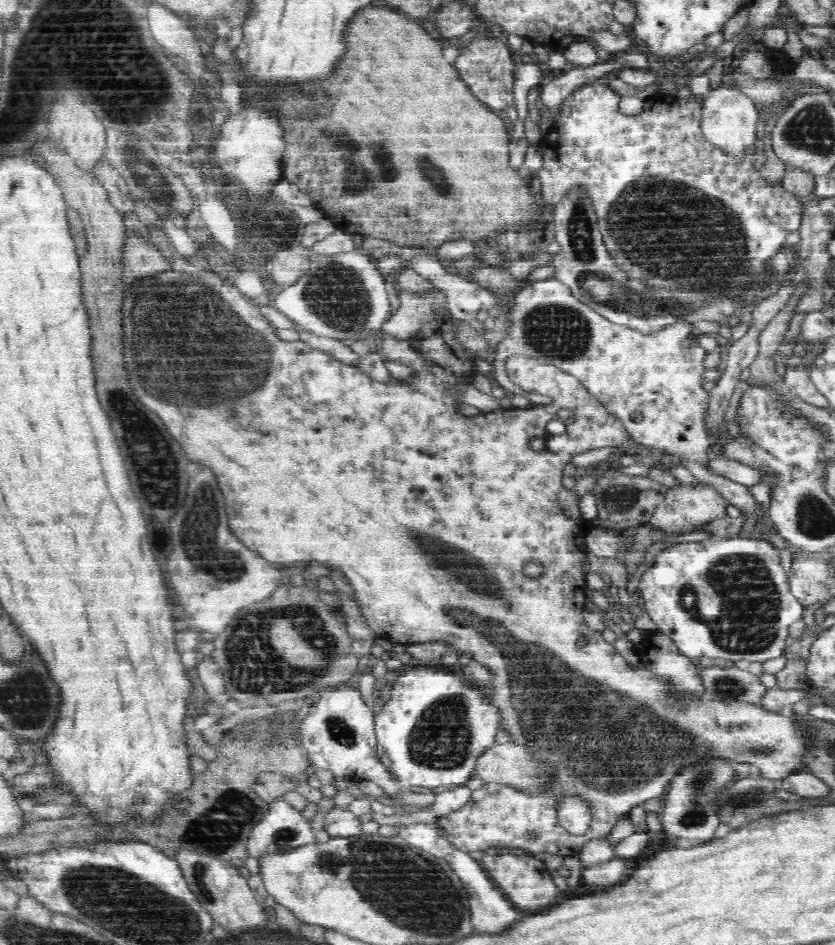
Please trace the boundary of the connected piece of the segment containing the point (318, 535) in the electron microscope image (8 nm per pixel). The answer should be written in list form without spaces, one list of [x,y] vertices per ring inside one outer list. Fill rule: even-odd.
[[[202,266],[197,271],[189,269],[185,272],[178,272],[171,269],[161,272],[159,275],[148,276],[124,292],[124,364],[127,365],[128,380],[132,383],[132,390],[135,396],[139,397],[139,402],[158,414],[171,436],[182,445],[183,451],[191,462],[199,462],[216,474],[218,486],[220,486],[224,500],[226,500],[229,528],[244,545],[248,544],[247,548],[252,550],[256,548],[256,552],[274,566],[278,566],[278,562],[288,566],[288,564],[294,564],[298,560],[320,560],[326,566],[336,568],[342,574],[346,574],[347,581],[352,584],[353,596],[355,596],[356,604],[364,616],[365,623],[374,634],[384,638],[384,640],[389,640],[391,643],[400,642],[406,646],[444,640],[444,644],[447,644],[452,652],[456,652],[456,656],[468,656],[468,660],[472,660],[472,664],[484,664],[484,672],[488,672],[488,676],[492,676],[492,679],[488,680],[487,697],[490,700],[489,703],[497,708],[500,719],[499,736],[511,740],[512,744],[525,746],[533,758],[542,764],[547,764],[553,770],[550,782],[539,793],[522,791],[499,781],[484,781],[480,789],[471,792],[470,802],[464,804],[456,812],[445,814],[437,820],[435,825],[440,836],[443,836],[462,852],[484,850],[490,846],[514,846],[514,848],[524,848],[524,850],[532,850],[532,852],[550,852],[556,856],[576,856],[576,854],[580,854],[584,845],[590,843],[592,839],[600,839],[609,835],[619,817],[624,813],[629,813],[634,806],[643,804],[652,798],[664,797],[671,781],[683,768],[694,768],[700,762],[706,762],[710,759],[724,759],[725,762],[730,760],[731,762],[750,764],[753,771],[772,780],[782,780],[796,771],[807,770],[804,768],[802,756],[812,746],[812,742],[810,742],[812,732],[802,728],[794,716],[768,712],[755,702],[708,702],[706,698],[697,697],[695,694],[680,693],[666,677],[660,676],[654,670],[647,669],[642,664],[636,666],[636,664],[626,662],[620,652],[616,652],[614,645],[606,641],[602,632],[588,626],[584,621],[584,604],[587,601],[586,573],[584,572],[587,550],[584,538],[593,528],[593,521],[585,521],[582,518],[578,505],[580,495],[574,489],[569,490],[562,485],[563,469],[571,462],[572,454],[550,450],[534,452],[534,450],[530,450],[530,440],[532,438],[545,439],[548,422],[552,422],[560,410],[574,412],[574,422],[567,426],[567,434],[570,439],[580,440],[580,452],[606,447],[618,448],[629,439],[632,440],[632,437],[625,431],[624,425],[605,411],[585,391],[584,385],[577,378],[555,366],[544,364],[542,361],[528,356],[512,356],[505,364],[510,380],[522,391],[536,392],[551,397],[552,402],[548,405],[534,405],[525,410],[519,410],[515,407],[510,410],[499,408],[492,412],[480,412],[480,415],[476,416],[465,416],[464,412],[461,412],[461,401],[457,397],[456,388],[458,388],[458,384],[471,384],[473,377],[479,373],[476,371],[476,364],[480,364],[480,358],[470,351],[466,351],[462,343],[458,343],[458,339],[456,339],[458,323],[447,308],[440,306],[440,308],[434,309],[429,320],[421,325],[415,336],[410,338],[417,355],[423,358],[420,368],[411,368],[412,372],[409,373],[408,377],[404,377],[404,380],[392,379],[388,382],[376,382],[376,380],[368,378],[366,374],[358,372],[358,368],[342,364],[340,360],[334,360],[325,352],[312,350],[310,345],[305,342],[280,340],[278,335],[274,334],[274,330],[268,326],[268,322],[262,318],[262,314],[258,312],[254,302],[250,302],[250,299],[234,288],[230,282],[222,282],[222,280],[218,282],[218,278],[220,278],[218,274],[207,269],[204,272],[206,274],[202,276]],[[254,352],[260,352],[262,368],[260,366],[254,368]],[[350,374],[358,376],[358,380],[350,378]],[[528,562],[540,563],[544,567],[544,573],[536,578],[528,577],[522,571]],[[578,638],[588,638],[588,642],[580,647],[578,646]],[[674,694],[686,694],[686,696],[690,694],[692,698],[682,700],[682,698],[674,698]],[[564,796],[578,796],[590,804],[592,820],[587,831],[580,836],[572,835],[564,830],[564,827],[559,823],[556,804]],[[531,832],[534,832],[538,838],[529,839],[527,836]]]

